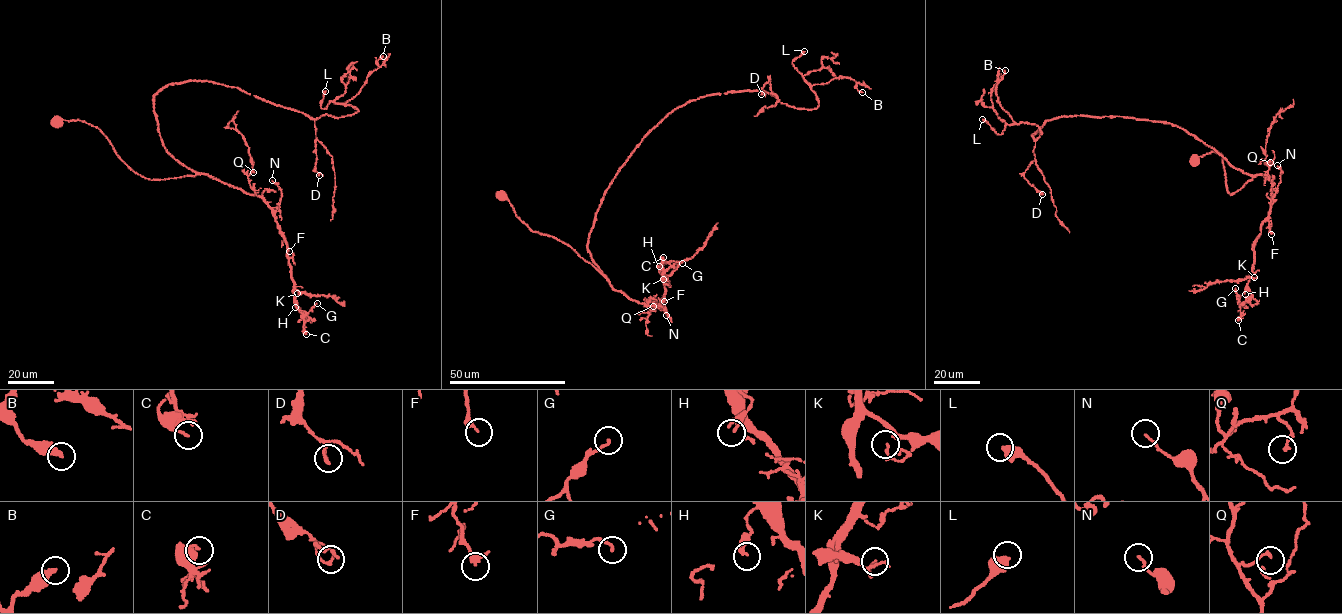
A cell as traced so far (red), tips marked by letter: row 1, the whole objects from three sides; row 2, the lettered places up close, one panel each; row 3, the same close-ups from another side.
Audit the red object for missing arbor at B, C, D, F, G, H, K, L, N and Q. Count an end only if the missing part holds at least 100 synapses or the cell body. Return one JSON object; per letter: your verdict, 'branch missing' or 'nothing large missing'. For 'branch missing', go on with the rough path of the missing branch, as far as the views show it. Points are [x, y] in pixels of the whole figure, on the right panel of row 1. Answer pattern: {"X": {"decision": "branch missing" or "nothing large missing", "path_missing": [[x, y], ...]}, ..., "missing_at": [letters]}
{"B": {"decision": "nothing large missing"}, "C": {"decision": "nothing large missing"}, "D": {"decision": "nothing large missing"}, "F": {"decision": "nothing large missing"}, "G": {"decision": "nothing large missing"}, "H": {"decision": "nothing large missing"}, "K": {"decision": "nothing large missing"}, "L": {"decision": "nothing large missing"}, "N": {"decision": "nothing large missing"}, "Q": {"decision": "nothing large missing"}, "missing_at": []}

